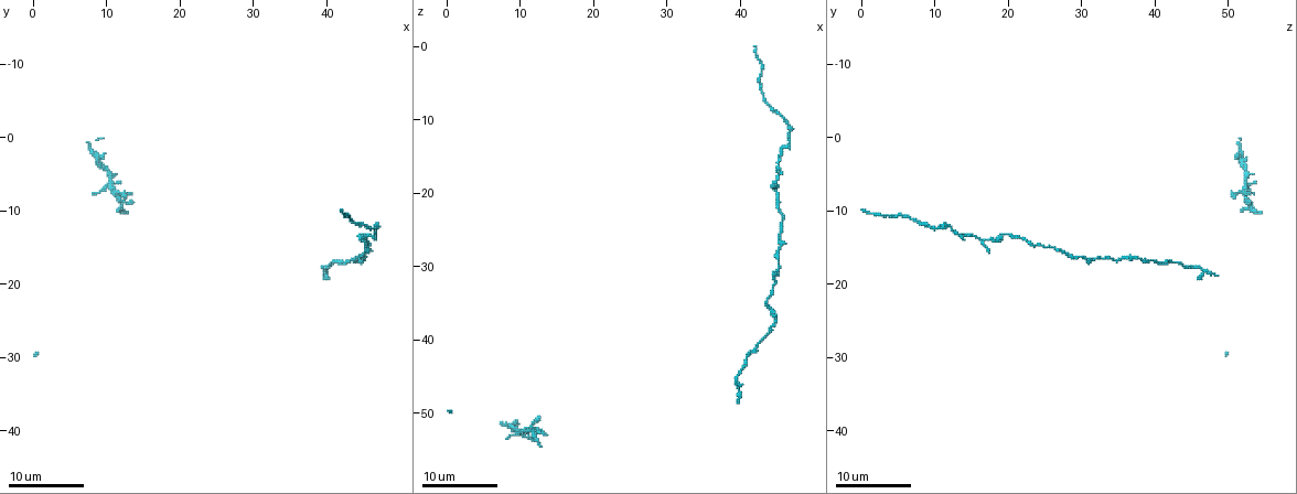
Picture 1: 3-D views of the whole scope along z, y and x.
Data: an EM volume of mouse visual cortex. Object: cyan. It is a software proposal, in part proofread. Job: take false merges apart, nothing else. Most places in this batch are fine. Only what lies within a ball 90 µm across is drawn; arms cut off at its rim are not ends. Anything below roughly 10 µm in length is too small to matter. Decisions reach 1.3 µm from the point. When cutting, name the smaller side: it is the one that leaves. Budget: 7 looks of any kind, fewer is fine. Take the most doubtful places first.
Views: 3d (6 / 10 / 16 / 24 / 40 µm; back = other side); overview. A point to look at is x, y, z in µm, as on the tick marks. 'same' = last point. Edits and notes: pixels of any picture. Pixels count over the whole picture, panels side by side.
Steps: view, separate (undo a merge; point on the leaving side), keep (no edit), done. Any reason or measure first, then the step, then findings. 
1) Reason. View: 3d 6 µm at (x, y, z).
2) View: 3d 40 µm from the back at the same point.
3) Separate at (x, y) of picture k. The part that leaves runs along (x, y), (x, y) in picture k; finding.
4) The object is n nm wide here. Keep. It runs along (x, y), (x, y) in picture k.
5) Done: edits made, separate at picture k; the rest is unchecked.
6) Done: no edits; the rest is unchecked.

Calibre changes. View: 3d 24 µm at (46.5, 12.0, 12.0).

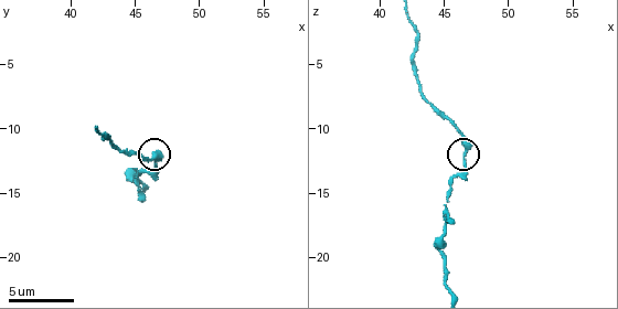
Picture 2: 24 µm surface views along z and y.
View: 3d 6 µm at the same point.

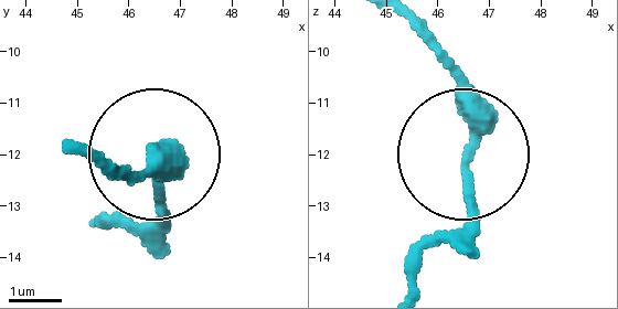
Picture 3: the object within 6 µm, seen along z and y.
Keep. All the same neuron.

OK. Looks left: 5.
Sudden change in width. View: 3d 24 µm at (41.0, 17.0, 42.5).

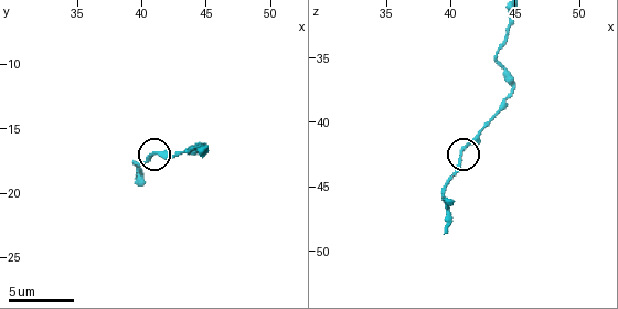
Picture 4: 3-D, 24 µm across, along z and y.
View: 3d 10 µm at (41.0, 16.8, 42.2).

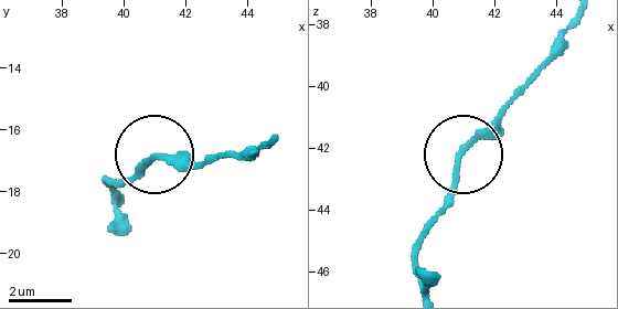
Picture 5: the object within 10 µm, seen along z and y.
Keep. It runs along (189, 161), (157, 156), (125, 177) in picture 5; continuous, no second neuron.

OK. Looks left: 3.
Calibre changes. View: 3d 6 µm at (45.2, 13.4, 20.0).

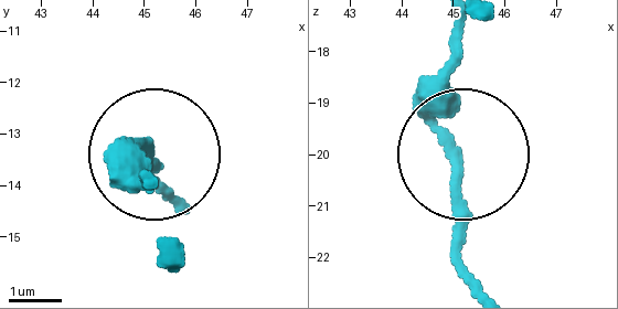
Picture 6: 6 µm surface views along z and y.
Keep. It runs along (476, 284), (462, 258), (449, 38) in picture 6; one neuron here.

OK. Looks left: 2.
Done: no edits; the rest is unchecked.

